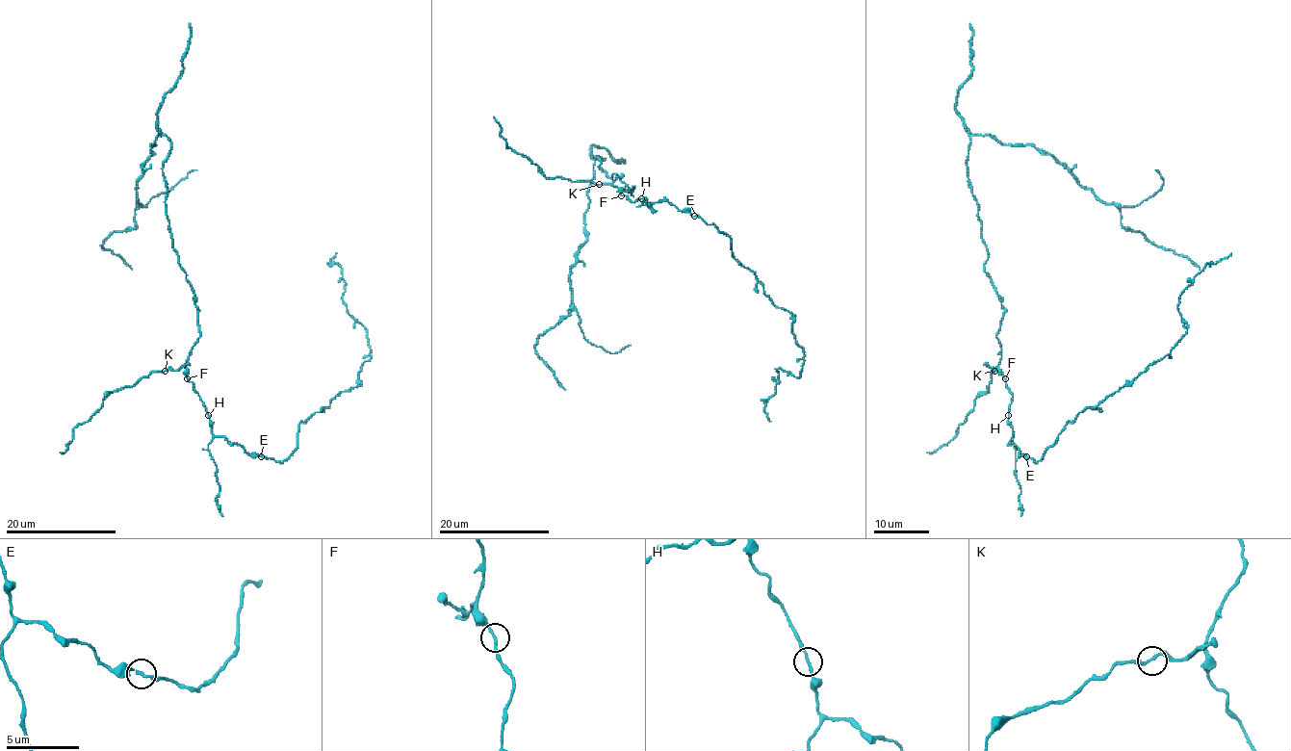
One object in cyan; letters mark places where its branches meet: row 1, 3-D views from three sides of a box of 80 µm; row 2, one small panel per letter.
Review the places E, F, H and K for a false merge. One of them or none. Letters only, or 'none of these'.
none of these

